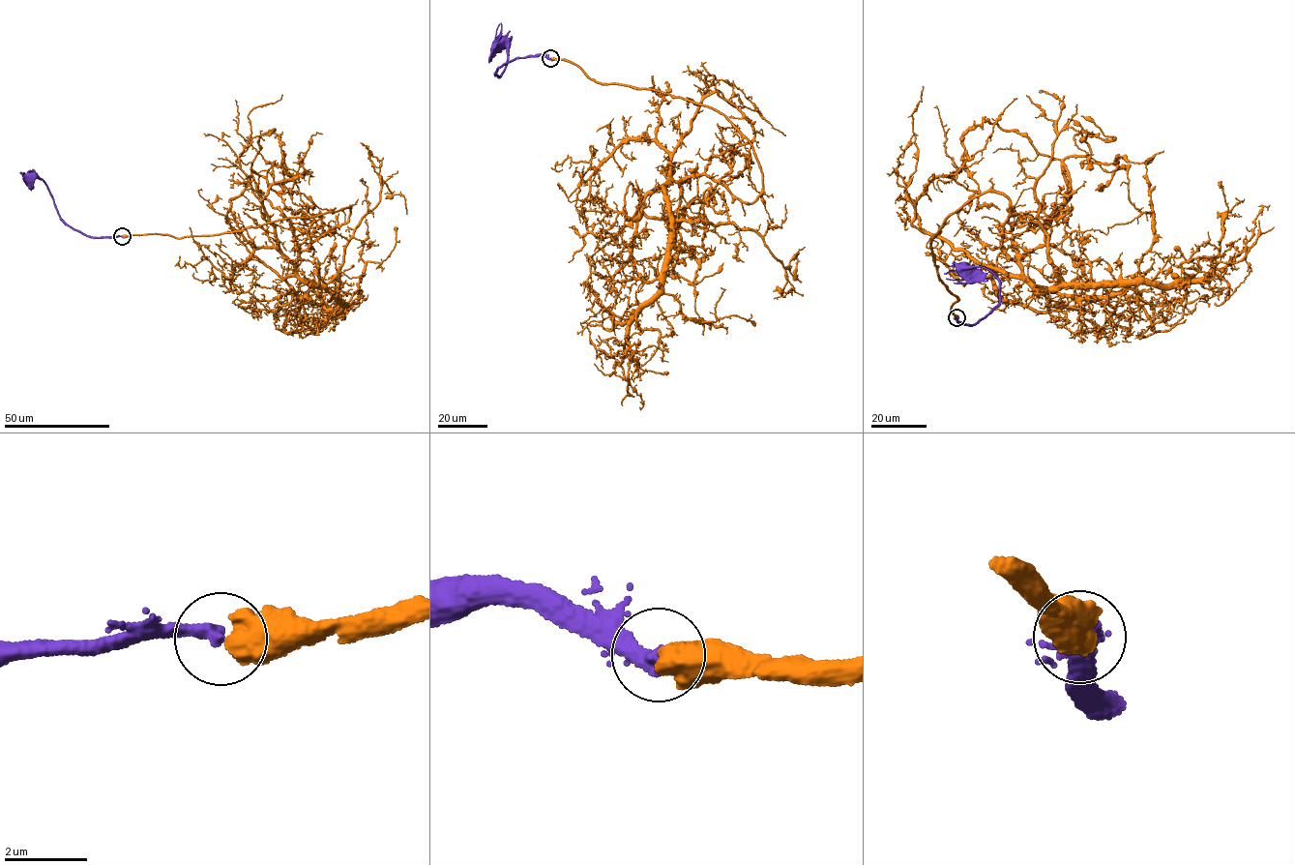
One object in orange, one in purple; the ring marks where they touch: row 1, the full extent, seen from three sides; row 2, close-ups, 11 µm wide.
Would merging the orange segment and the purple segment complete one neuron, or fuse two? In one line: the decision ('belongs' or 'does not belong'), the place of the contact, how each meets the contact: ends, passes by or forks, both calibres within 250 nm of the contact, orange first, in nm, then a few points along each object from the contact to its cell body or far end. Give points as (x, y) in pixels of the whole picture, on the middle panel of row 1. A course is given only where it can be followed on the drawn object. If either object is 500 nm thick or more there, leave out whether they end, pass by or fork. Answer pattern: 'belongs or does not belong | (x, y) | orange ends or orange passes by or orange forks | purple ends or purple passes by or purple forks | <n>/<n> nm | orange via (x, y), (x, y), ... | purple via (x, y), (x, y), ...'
belongs | (550, 58) | 750/360 nm | orange via (550, 58), (752, 148), (757, 199), (692, 175), (631, 221), (630, 183), (675, 221), (719, 179) | purple via (550, 58), (542, 55), (515, 59), (498, 68), (495, 74), (499, 75), (507, 60), (507, 47), (499, 44)

